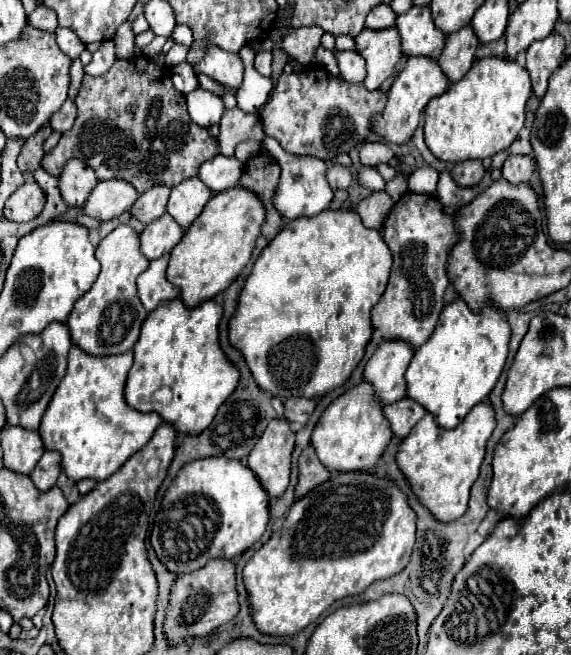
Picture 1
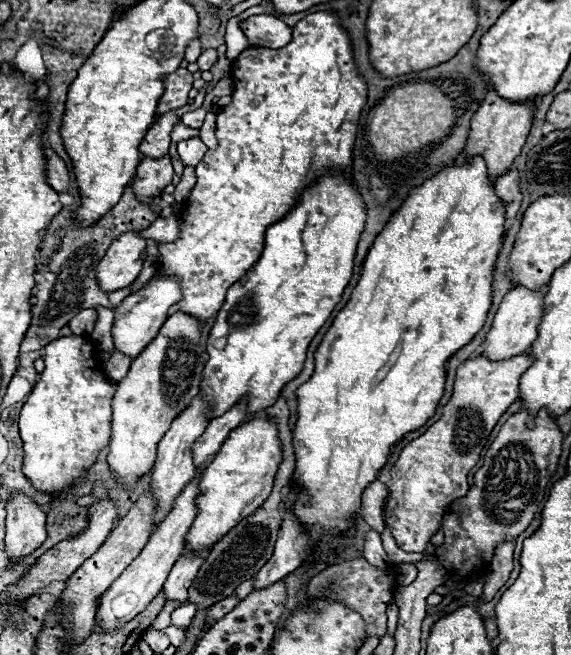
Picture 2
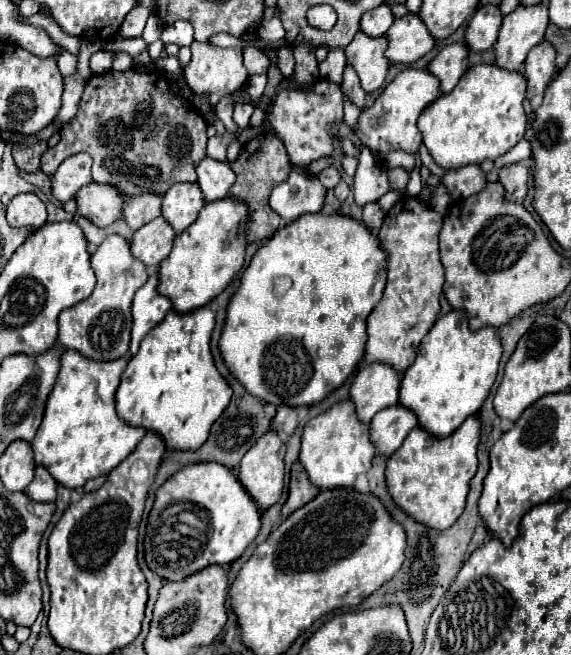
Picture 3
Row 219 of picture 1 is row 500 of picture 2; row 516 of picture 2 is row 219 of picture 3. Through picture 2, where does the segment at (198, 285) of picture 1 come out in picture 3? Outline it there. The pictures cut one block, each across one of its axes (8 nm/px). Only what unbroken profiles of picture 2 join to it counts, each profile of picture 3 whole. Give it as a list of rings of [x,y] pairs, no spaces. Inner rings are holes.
[[[224,198],[220,202],[208,202],[198,218],[174,238],[174,248],[164,262],[160,262],[158,270],[158,294],[166,296],[176,312],[190,312],[196,308],[206,306],[212,298],[216,298],[236,276],[236,272],[244,264],[244,206],[240,202],[232,202],[232,198]]]

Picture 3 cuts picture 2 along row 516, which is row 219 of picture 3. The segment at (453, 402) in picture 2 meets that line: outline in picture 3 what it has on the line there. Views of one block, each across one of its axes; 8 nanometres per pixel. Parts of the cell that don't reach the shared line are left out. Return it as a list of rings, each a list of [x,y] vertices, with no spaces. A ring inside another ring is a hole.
[[[402,196],[386,214],[378,240],[388,256],[388,282],[380,304],[368,316],[368,364],[388,364],[398,374],[404,374],[414,362],[422,338],[434,326],[440,312],[440,292],[444,284],[444,266],[438,252],[440,226],[442,216],[414,196]]]

